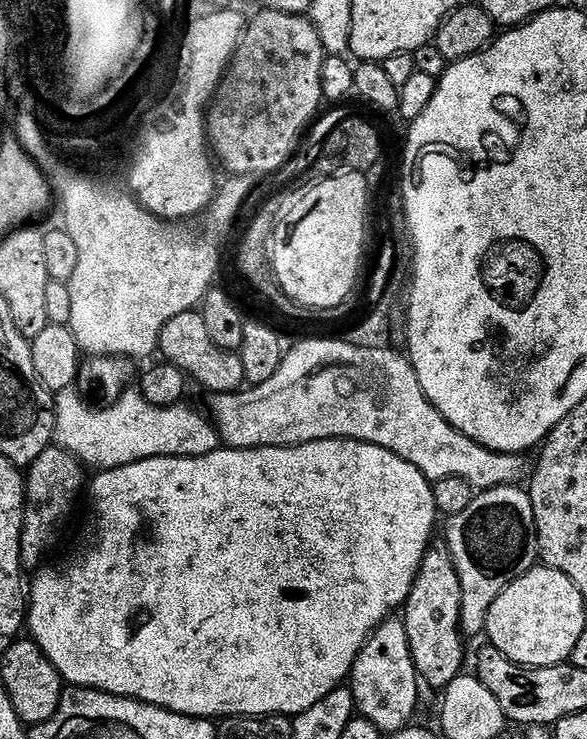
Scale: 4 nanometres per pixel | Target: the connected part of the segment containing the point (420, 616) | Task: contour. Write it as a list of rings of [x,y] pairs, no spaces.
[[[436,550],[429,551],[402,609],[402,619],[410,638],[416,671],[432,684],[447,686],[461,675],[464,640],[460,637],[460,603],[463,600],[466,594],[460,588],[460,575],[452,564],[452,555],[447,550],[441,551],[441,556]]]

